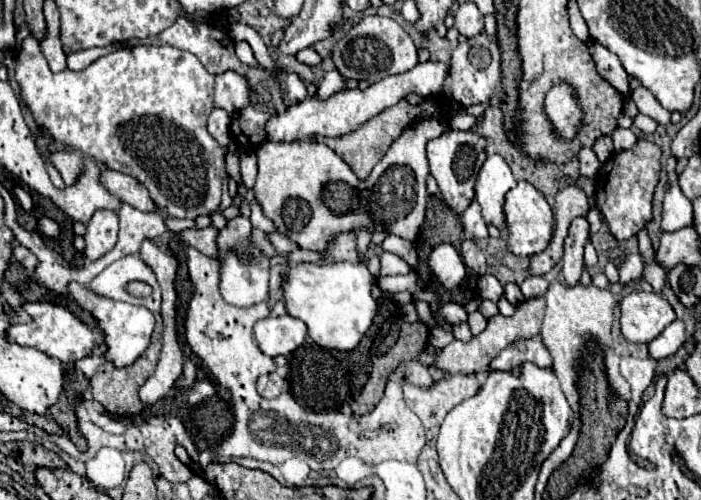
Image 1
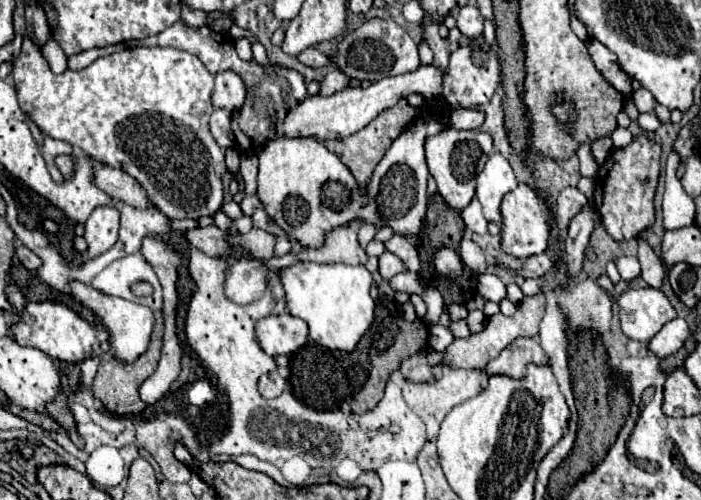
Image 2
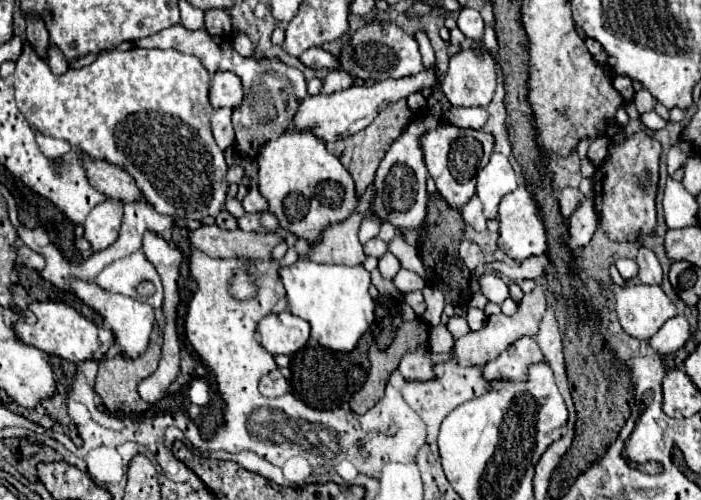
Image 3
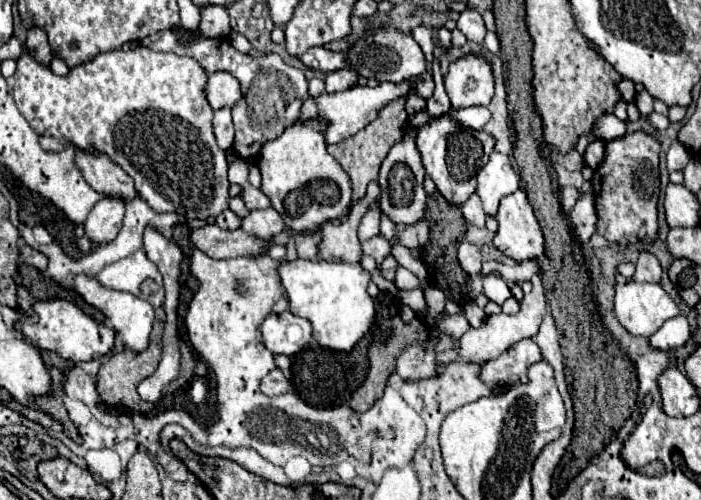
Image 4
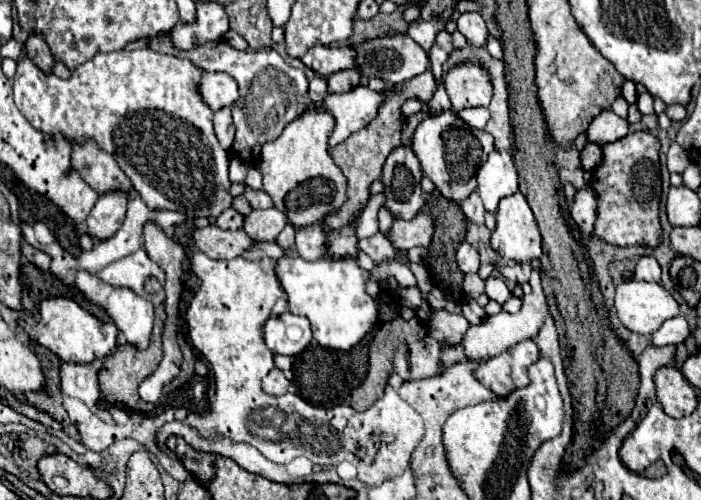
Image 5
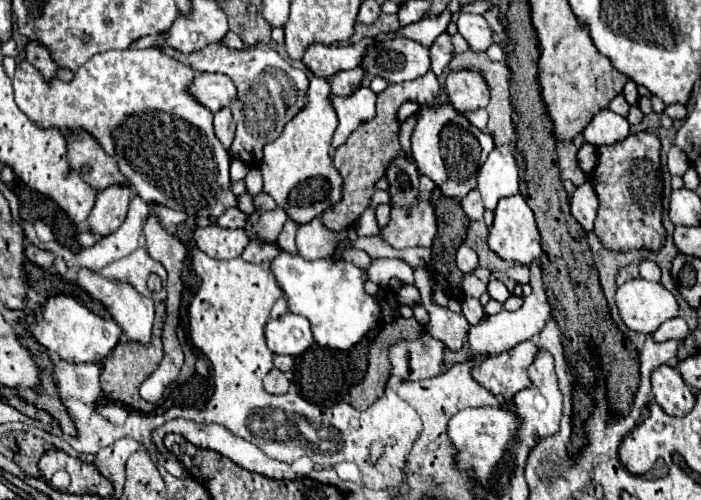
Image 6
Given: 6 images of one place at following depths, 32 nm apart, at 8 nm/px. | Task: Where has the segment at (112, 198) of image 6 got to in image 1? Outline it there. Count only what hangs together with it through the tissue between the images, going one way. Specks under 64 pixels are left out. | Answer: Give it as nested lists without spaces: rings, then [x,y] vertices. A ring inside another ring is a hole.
[[[96,210],[86,224],[86,248],[84,256],[88,260],[98,260],[104,252],[112,250],[118,238],[118,214],[114,210]]]

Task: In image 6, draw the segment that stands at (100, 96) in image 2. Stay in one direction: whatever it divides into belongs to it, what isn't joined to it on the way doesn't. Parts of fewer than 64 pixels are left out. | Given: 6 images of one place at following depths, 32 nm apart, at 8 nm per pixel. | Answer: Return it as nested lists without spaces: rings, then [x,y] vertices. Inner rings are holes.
[[[148,48],[148,50],[108,50],[108,52],[102,52],[102,54],[92,56],[84,66],[80,66],[78,72],[74,74],[74,80],[68,82],[68,84],[62,82],[62,80],[58,80],[58,78],[46,82],[40,76],[40,72],[36,72],[36,68],[32,68],[32,64],[20,62],[18,68],[16,68],[16,74],[14,74],[14,96],[16,96],[16,102],[20,104],[20,110],[30,120],[36,120],[36,124],[44,124],[44,128],[60,128],[62,132],[68,130],[68,128],[84,128],[86,132],[92,132],[92,136],[96,136],[96,140],[100,140],[100,146],[118,162],[122,174],[136,188],[138,196],[142,196],[146,202],[158,202],[158,204],[164,204],[164,206],[174,208],[174,210],[184,210],[192,218],[196,218],[196,216],[204,216],[204,218],[210,218],[212,216],[212,218],[218,218],[228,208],[238,206],[238,198],[230,190],[232,188],[230,174],[228,174],[230,154],[228,154],[228,150],[220,144],[220,140],[214,134],[214,128],[212,128],[212,112],[208,112],[208,108],[204,108],[202,104],[196,104],[196,100],[192,100],[192,96],[188,96],[188,92],[184,92],[184,88],[188,86],[188,80],[192,80],[194,74],[196,72],[192,68],[176,62],[174,58],[166,56],[164,52],[160,52],[156,48]]]

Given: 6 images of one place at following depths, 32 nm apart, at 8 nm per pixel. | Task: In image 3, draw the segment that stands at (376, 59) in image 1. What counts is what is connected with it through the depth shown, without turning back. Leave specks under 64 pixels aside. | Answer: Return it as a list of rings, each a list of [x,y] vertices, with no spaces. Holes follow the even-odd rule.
[[[386,22],[366,24],[342,48],[340,60],[342,60],[342,68],[346,72],[352,72],[352,76],[362,78],[362,80],[376,80],[376,82],[388,80],[388,78],[396,80],[396,78],[412,76],[412,74],[418,74],[424,70],[418,42],[392,22],[388,22],[388,24]]]

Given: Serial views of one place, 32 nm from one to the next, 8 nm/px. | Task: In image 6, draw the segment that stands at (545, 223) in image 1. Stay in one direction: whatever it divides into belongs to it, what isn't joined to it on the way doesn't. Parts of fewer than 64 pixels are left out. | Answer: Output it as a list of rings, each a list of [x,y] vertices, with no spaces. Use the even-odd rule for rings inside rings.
[[[514,194],[508,198],[500,198],[496,210],[494,210],[494,222],[488,232],[488,246],[494,254],[498,254],[502,260],[512,264],[532,264],[542,256],[540,248],[540,232],[534,220],[534,212],[526,204],[522,194]]]

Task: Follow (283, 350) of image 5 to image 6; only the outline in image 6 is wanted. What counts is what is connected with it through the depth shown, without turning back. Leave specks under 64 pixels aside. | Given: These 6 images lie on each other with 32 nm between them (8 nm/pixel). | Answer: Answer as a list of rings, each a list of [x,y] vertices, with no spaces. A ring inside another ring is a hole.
[[[284,314],[266,324],[266,342],[274,354],[298,356],[312,344],[310,322],[298,314]]]

